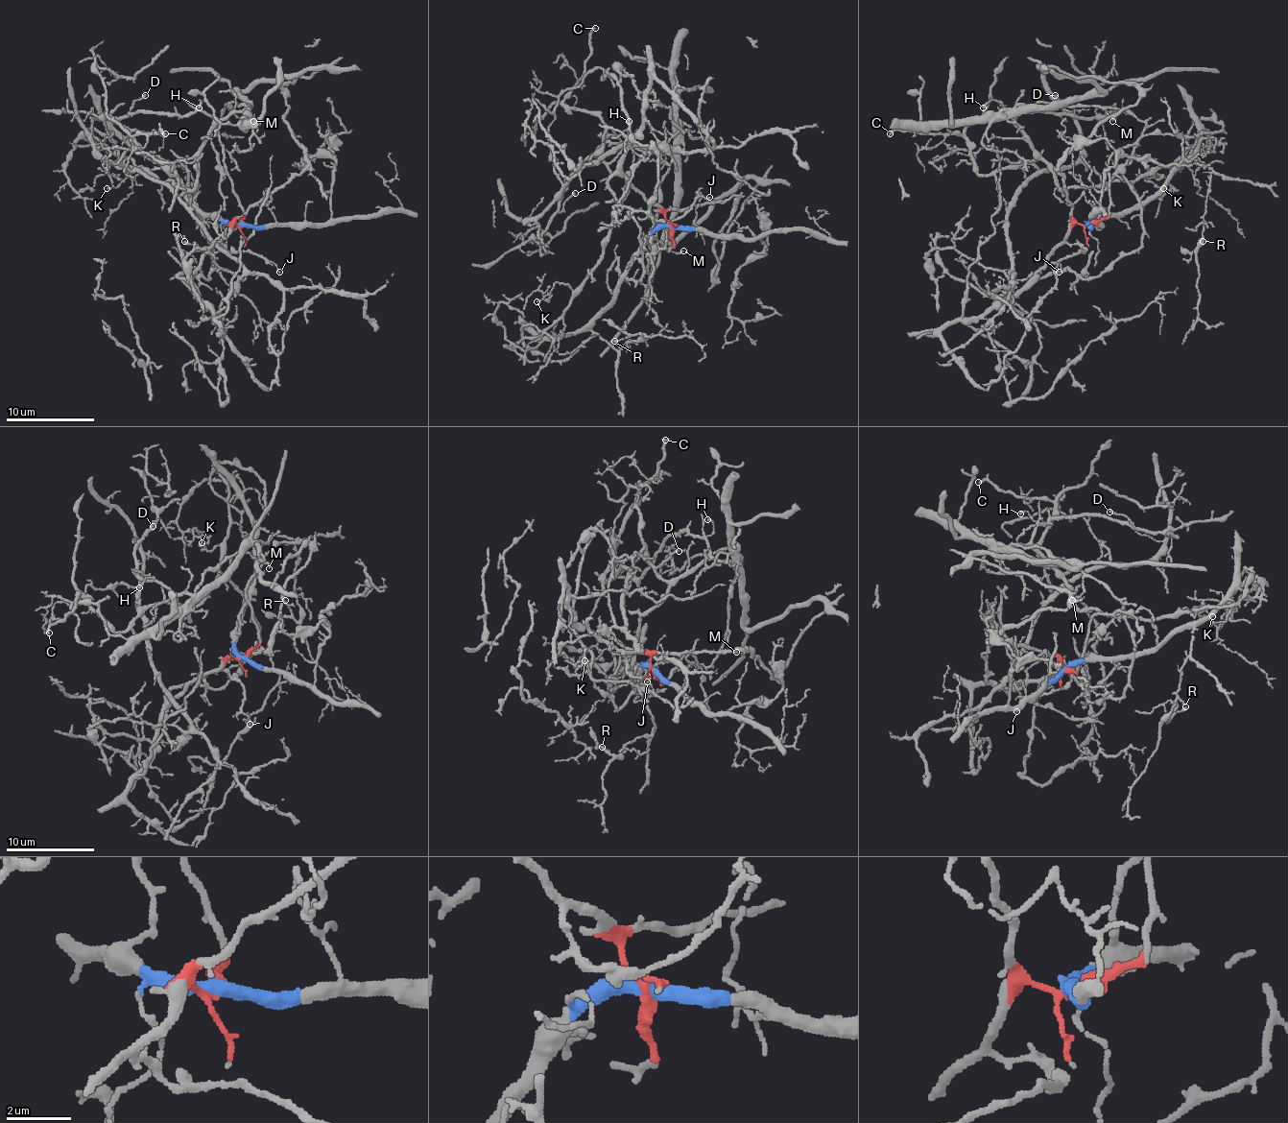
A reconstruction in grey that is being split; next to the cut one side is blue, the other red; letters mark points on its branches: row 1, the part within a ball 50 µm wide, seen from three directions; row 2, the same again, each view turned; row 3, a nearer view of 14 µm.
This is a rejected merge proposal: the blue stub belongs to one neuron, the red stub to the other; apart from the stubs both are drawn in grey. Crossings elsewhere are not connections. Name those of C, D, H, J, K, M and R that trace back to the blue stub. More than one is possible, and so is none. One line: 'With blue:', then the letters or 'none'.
With blue: M, R

